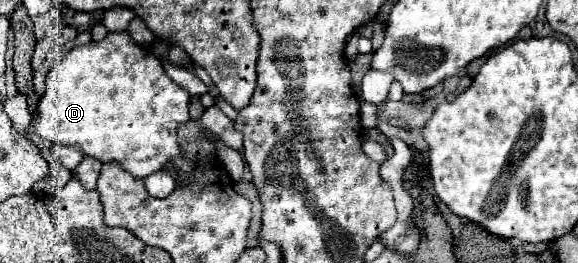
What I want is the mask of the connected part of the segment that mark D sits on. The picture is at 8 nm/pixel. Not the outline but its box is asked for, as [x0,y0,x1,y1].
[35,32,191,178]

